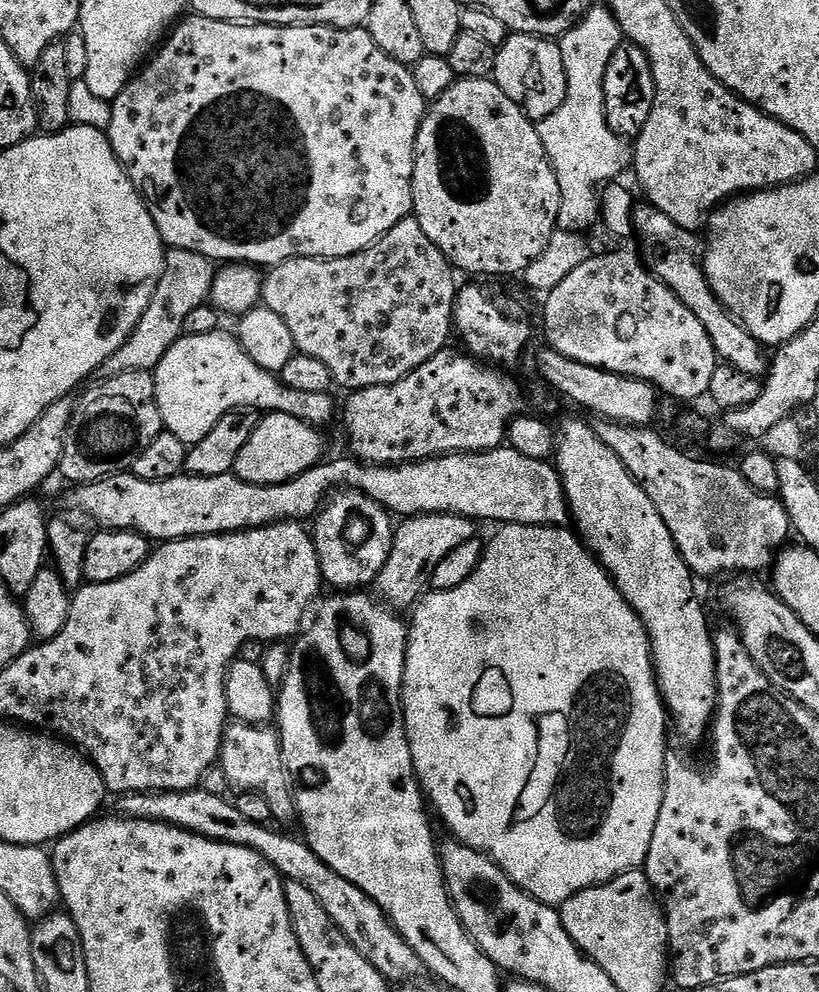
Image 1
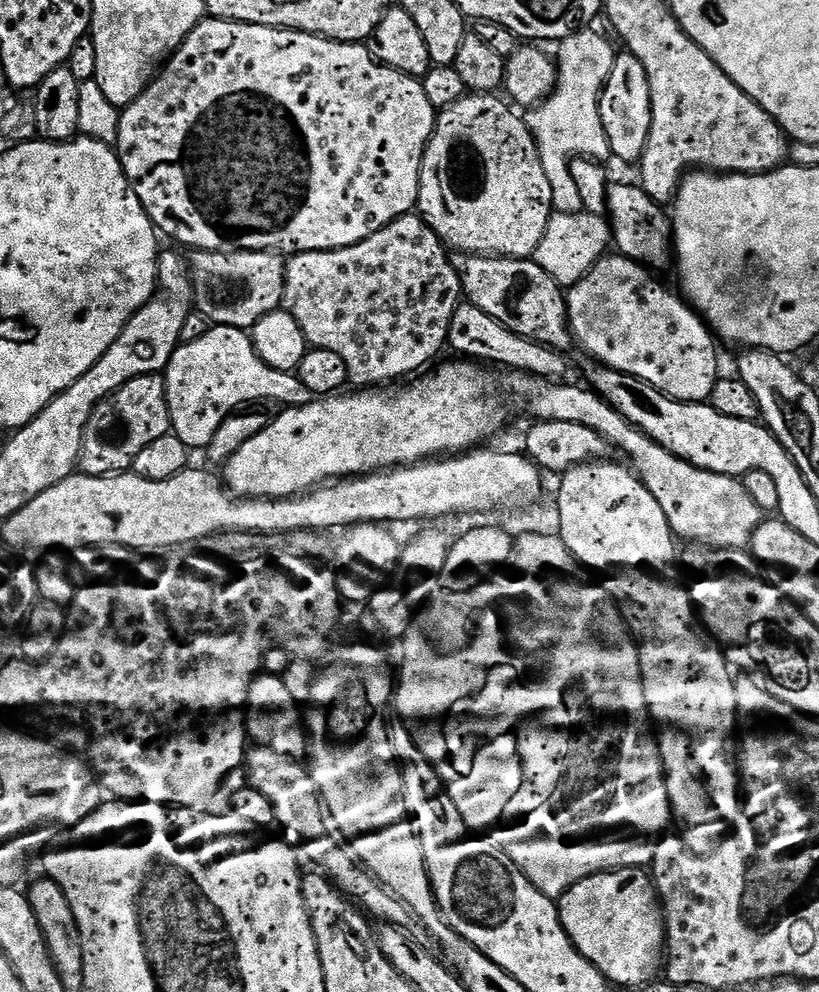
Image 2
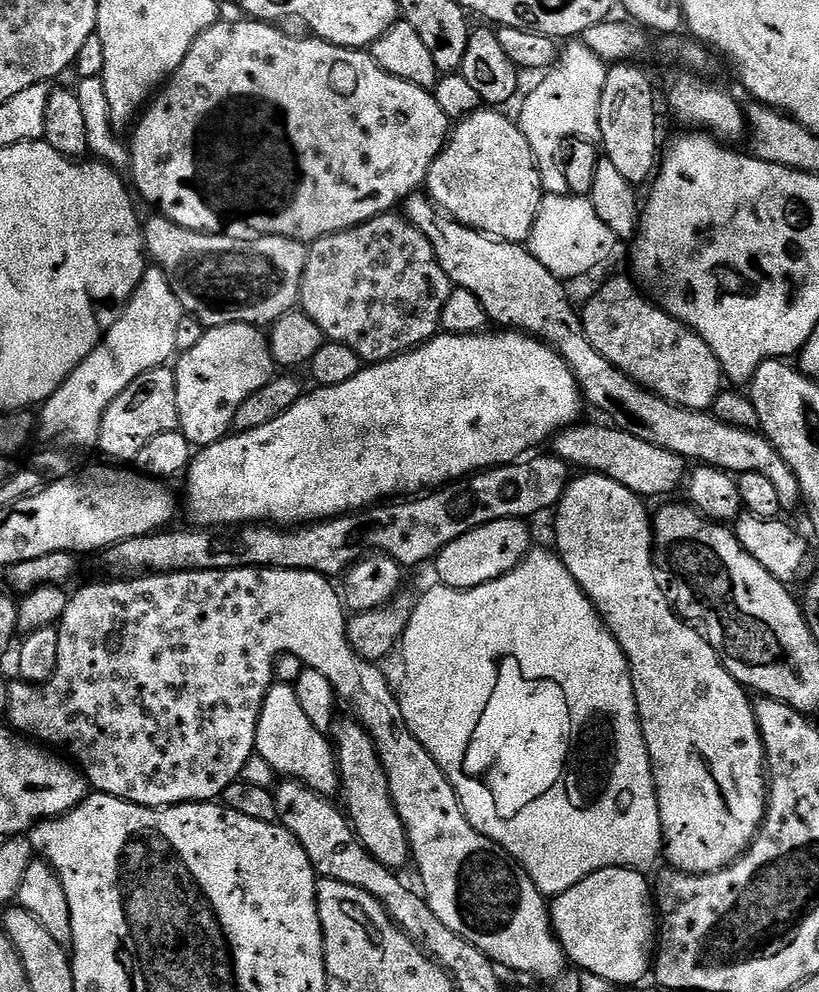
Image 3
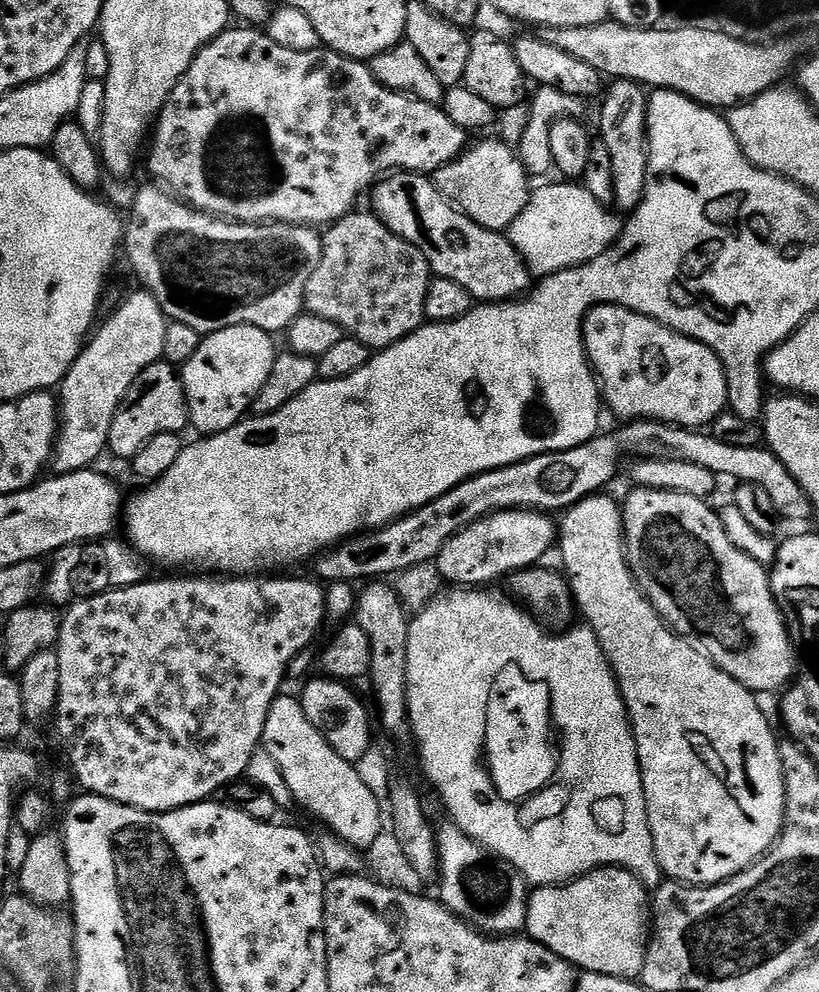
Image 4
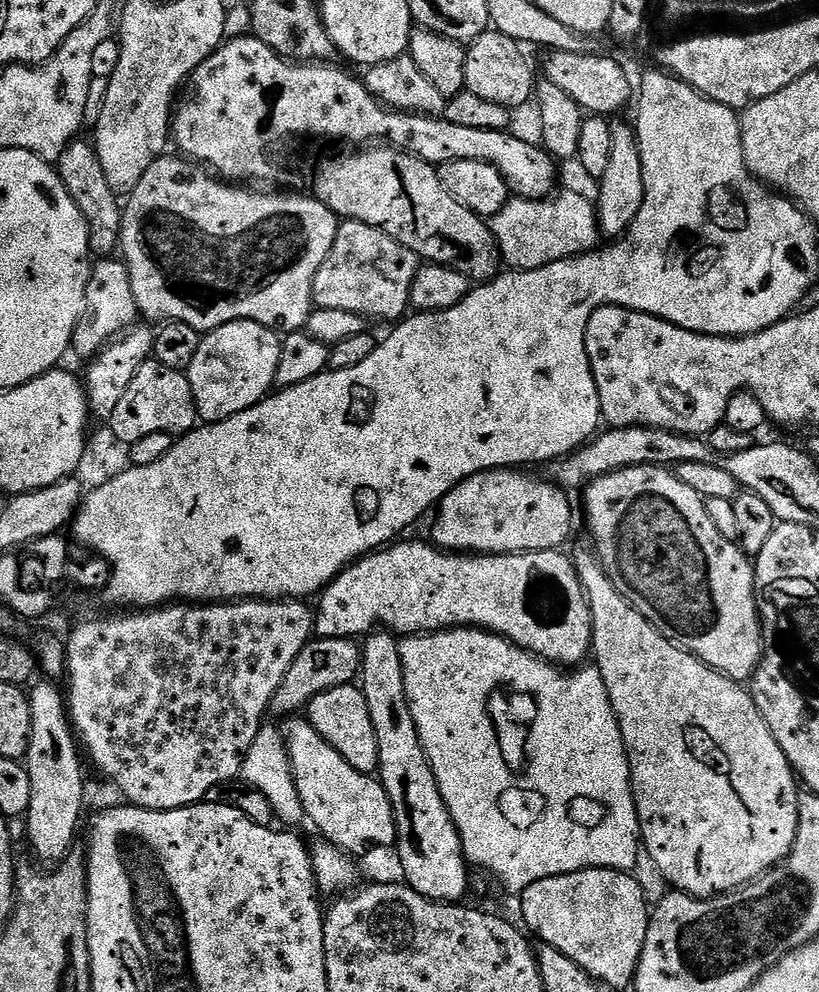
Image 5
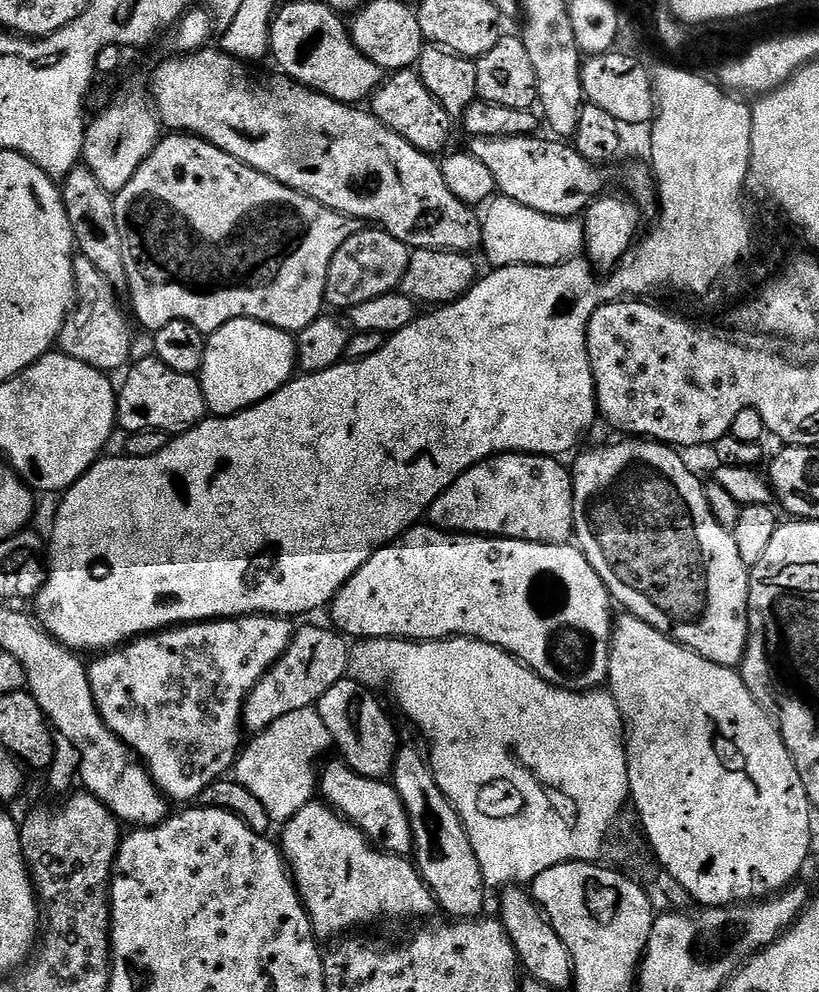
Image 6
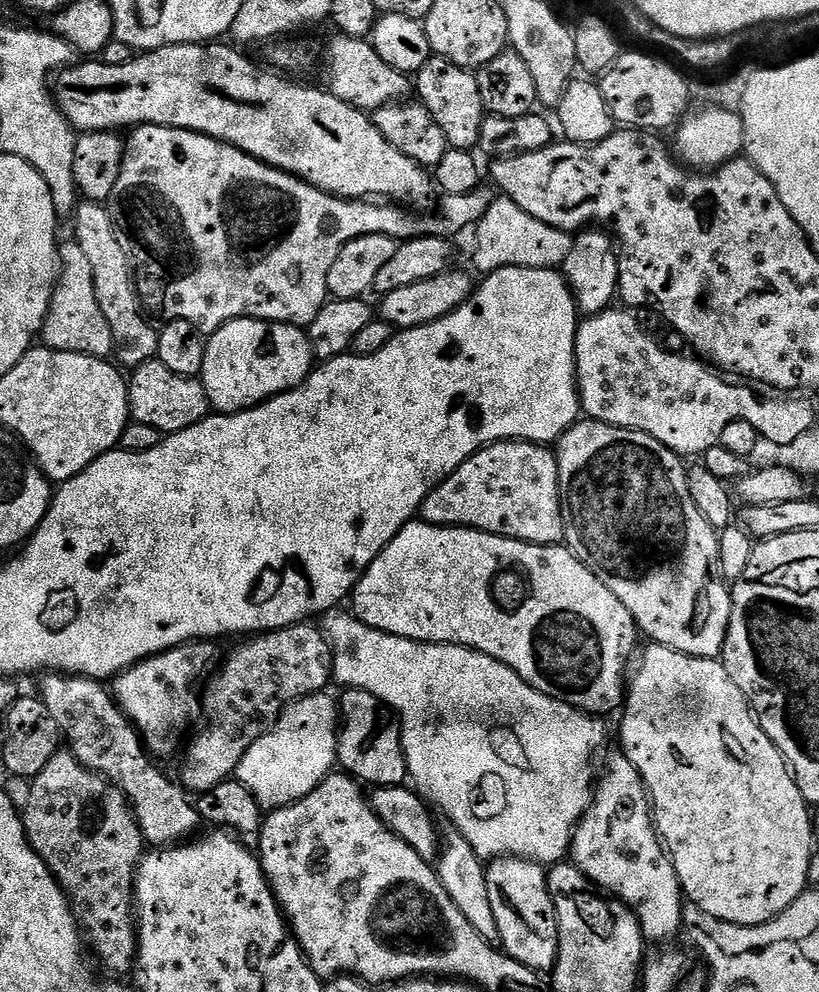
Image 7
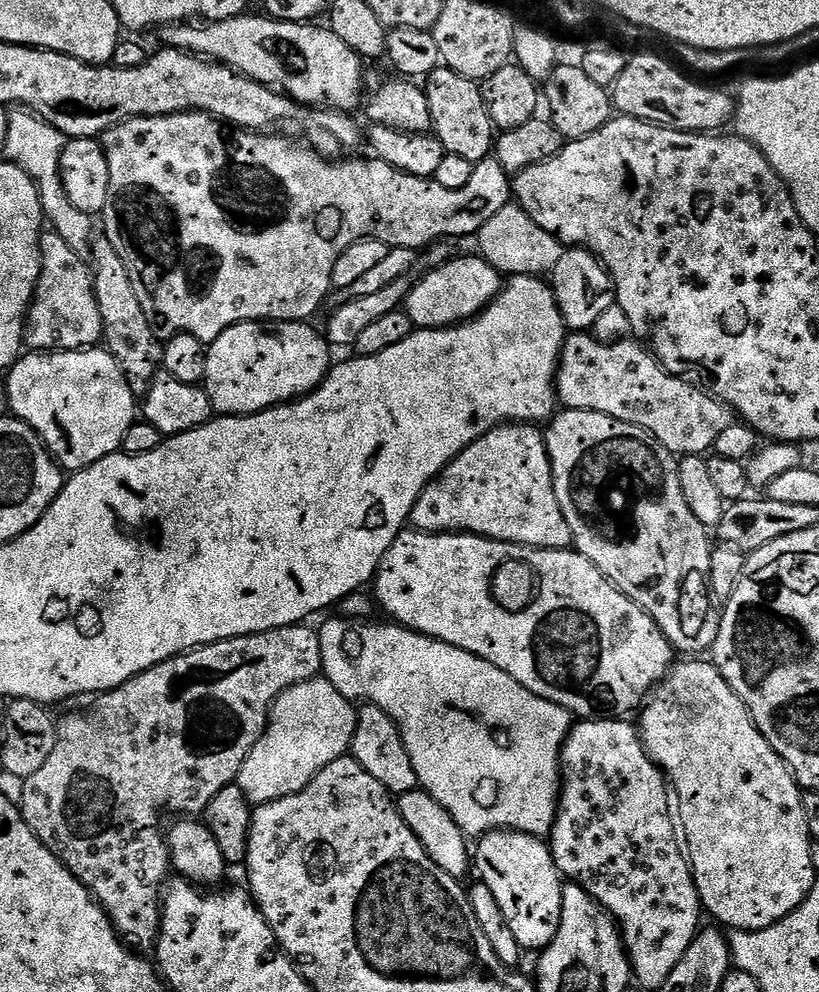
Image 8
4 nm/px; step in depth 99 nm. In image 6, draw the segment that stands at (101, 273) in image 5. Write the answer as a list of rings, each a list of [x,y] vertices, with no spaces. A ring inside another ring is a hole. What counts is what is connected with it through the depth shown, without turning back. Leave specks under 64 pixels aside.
[[[77,255],[74,262],[74,274],[76,275],[76,303],[72,311],[68,313],[68,317],[64,319],[58,341],[59,351],[78,362],[86,362],[94,366],[100,372],[115,374],[120,367],[123,369],[133,359],[133,325],[126,312],[124,317],[124,312],[116,301],[117,289],[113,288],[111,282],[101,274],[98,266],[90,262],[90,258]]]

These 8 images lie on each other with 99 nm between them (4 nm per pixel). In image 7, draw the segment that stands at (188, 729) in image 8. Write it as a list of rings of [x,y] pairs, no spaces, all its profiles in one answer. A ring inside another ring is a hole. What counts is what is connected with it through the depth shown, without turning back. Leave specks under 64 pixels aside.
[[[305,622],[303,624],[291,624],[289,628],[278,628],[274,632],[265,632],[257,635],[249,644],[240,644],[232,653],[223,657],[222,663],[213,671],[210,679],[207,681],[208,689],[205,690],[204,696],[202,692],[202,716],[208,719],[208,725],[197,734],[196,737],[191,737],[192,745],[188,748],[188,761],[184,764],[184,780],[182,784],[189,793],[199,794],[202,792],[209,792],[214,790],[214,786],[218,786],[222,781],[229,779],[235,773],[236,768],[242,762],[242,758],[246,754],[246,750],[250,750],[250,746],[254,746],[254,742],[259,738],[261,732],[267,732],[269,728],[275,724],[277,718],[283,714],[285,708],[289,704],[294,703],[296,700],[300,700],[303,696],[315,696],[323,693],[324,688],[333,679],[332,675],[332,645],[327,636],[324,635],[323,631],[319,627],[311,628],[311,623]],[[58,750],[54,758],[46,762],[44,769],[31,777],[30,802],[26,802],[22,809],[22,819],[32,849],[39,854],[42,862],[46,862],[52,877],[68,895],[72,913],[91,951],[100,955],[106,971],[131,973],[138,943],[138,925],[134,915],[136,869],[146,855],[146,845],[136,825],[132,805],[124,797],[123,790],[106,777],[91,772],[71,751]]]

